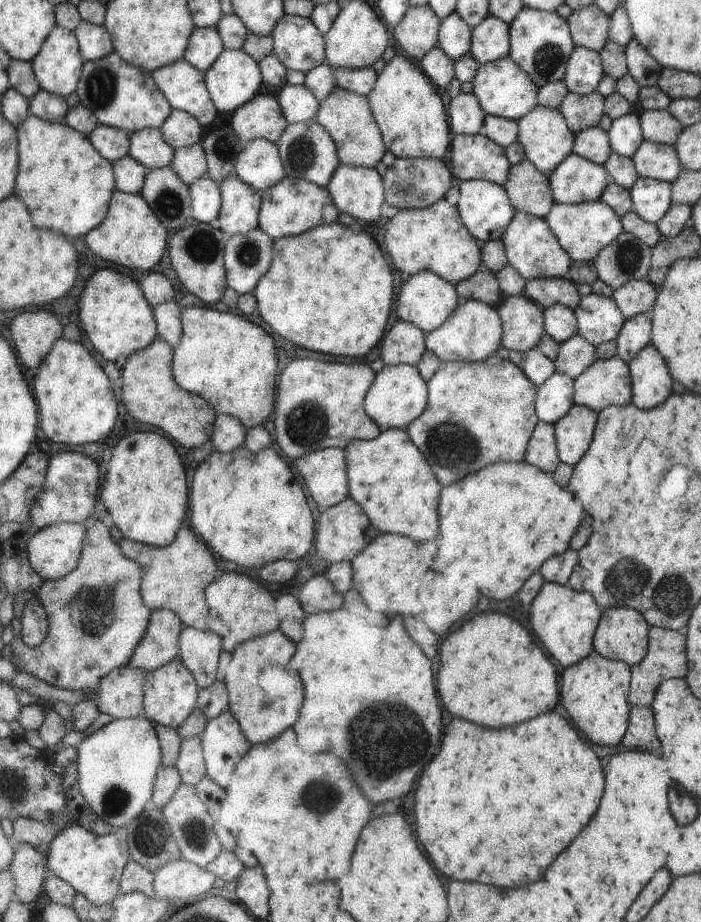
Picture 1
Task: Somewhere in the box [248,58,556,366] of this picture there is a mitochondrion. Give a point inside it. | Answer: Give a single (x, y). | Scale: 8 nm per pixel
(301, 154)

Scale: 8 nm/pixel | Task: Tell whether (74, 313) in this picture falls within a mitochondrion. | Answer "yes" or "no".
no

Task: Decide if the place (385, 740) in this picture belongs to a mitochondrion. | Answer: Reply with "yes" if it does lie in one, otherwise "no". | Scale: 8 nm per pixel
yes

